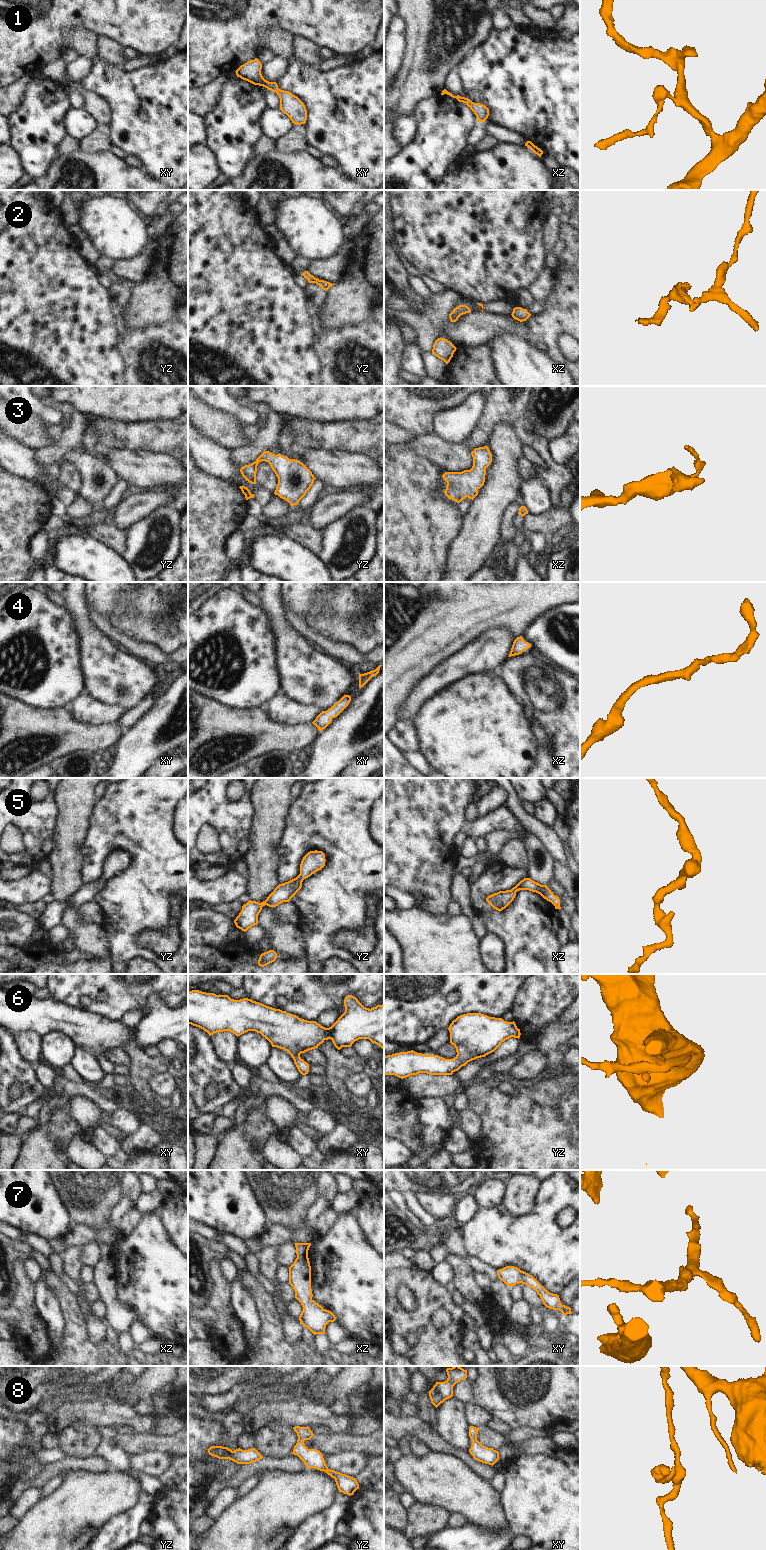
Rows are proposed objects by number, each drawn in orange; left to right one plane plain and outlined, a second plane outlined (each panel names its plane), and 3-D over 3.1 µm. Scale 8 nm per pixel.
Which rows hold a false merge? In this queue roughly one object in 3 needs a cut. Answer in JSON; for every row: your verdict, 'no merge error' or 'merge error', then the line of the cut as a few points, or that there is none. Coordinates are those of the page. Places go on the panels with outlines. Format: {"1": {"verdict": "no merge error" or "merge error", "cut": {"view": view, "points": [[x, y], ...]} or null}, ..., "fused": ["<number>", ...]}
{"1": {"verdict": "no merge error", "cut": null}, "2": {"verdict": "no merge error", "cut": null}, "3": {"verdict": "no merge error", "cut": null}, "4": {"verdict": "no merge error", "cut": null}, "5": {"verdict": "no merge error", "cut": null}, "6": {"verdict": "no merge error", "cut": null}, "7": {"verdict": "no merge error", "cut": null}, "8": {"verdict": "no merge error", "cut": null}, "fused": []}

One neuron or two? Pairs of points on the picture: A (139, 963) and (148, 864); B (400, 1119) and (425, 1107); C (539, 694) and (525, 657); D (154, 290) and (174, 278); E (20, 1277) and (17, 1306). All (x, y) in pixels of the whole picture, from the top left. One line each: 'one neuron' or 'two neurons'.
A: two neurons
B: two neurons
C: one neuron
D: one neuron
E: one neuron

